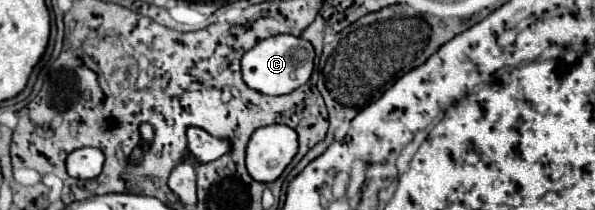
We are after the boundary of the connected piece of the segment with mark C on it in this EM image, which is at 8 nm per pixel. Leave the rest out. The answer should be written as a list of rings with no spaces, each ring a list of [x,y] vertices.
[[[278,34],[278,36],[266,38],[266,40],[260,40],[254,48],[250,48],[242,56],[240,66],[242,66],[242,78],[250,90],[256,90],[256,92],[268,94],[268,96],[290,94],[292,90],[296,90],[298,86],[308,82],[308,78],[312,74],[312,66],[314,66],[314,48],[304,38]]]

